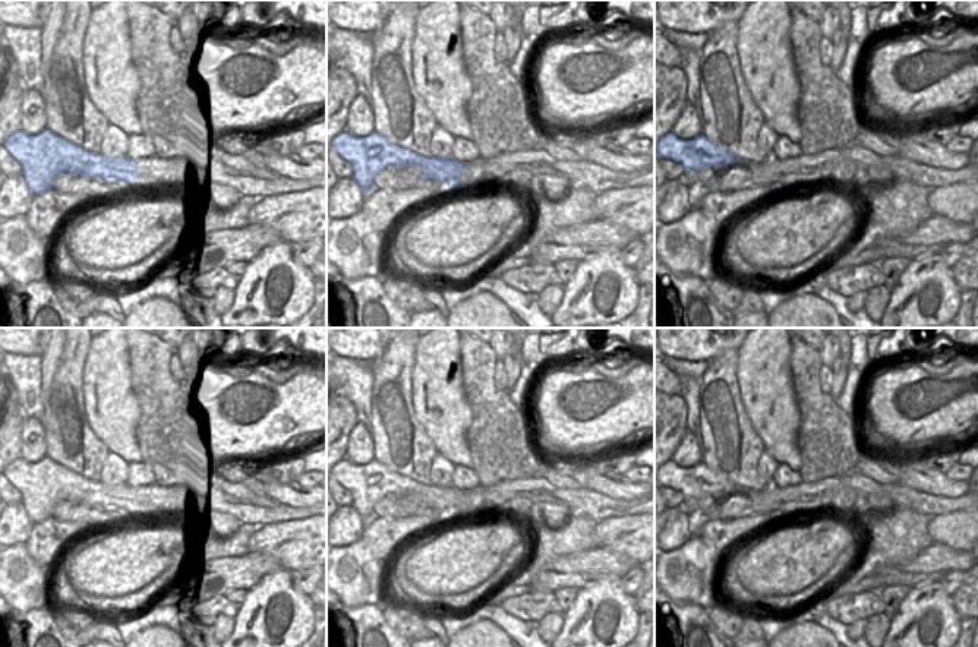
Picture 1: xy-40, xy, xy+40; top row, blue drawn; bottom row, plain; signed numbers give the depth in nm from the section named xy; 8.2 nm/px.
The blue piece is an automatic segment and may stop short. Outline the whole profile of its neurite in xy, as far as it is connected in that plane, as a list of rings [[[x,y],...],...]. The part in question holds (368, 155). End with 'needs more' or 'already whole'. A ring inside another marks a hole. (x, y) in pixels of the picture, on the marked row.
[[[347,130],[338,133],[329,148],[351,165],[351,179],[369,193],[373,179],[389,165],[419,165],[419,184],[411,189],[429,189],[439,195],[461,189],[461,176],[467,162],[455,158],[426,158],[407,148],[394,145],[389,139],[372,132],[367,136],[353,136]]]; needs more

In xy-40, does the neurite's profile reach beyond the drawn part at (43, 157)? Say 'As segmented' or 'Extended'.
Extended.

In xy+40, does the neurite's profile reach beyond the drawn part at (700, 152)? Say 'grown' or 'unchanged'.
unchanged

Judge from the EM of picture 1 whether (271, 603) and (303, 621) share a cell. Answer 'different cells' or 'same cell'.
same cell

